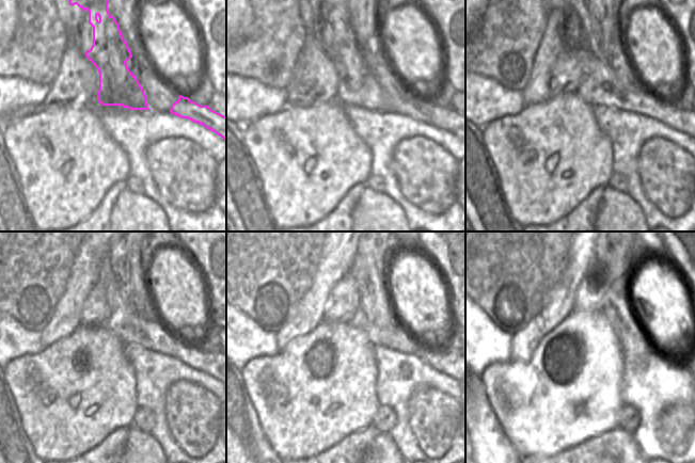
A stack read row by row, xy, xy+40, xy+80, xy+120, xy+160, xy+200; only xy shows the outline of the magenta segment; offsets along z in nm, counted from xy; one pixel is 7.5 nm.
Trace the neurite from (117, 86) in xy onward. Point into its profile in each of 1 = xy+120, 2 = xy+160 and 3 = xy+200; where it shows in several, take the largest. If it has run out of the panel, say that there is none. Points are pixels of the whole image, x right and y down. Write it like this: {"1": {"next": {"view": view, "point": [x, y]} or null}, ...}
{"1": {"next": {"view": "xy+120", "point": [131, 329]}}, "2": {"next": {"view": "xy+160", "point": [375, 316]}}, "3": {"next": {"view": "xy+200", "point": [616, 300]}}}

